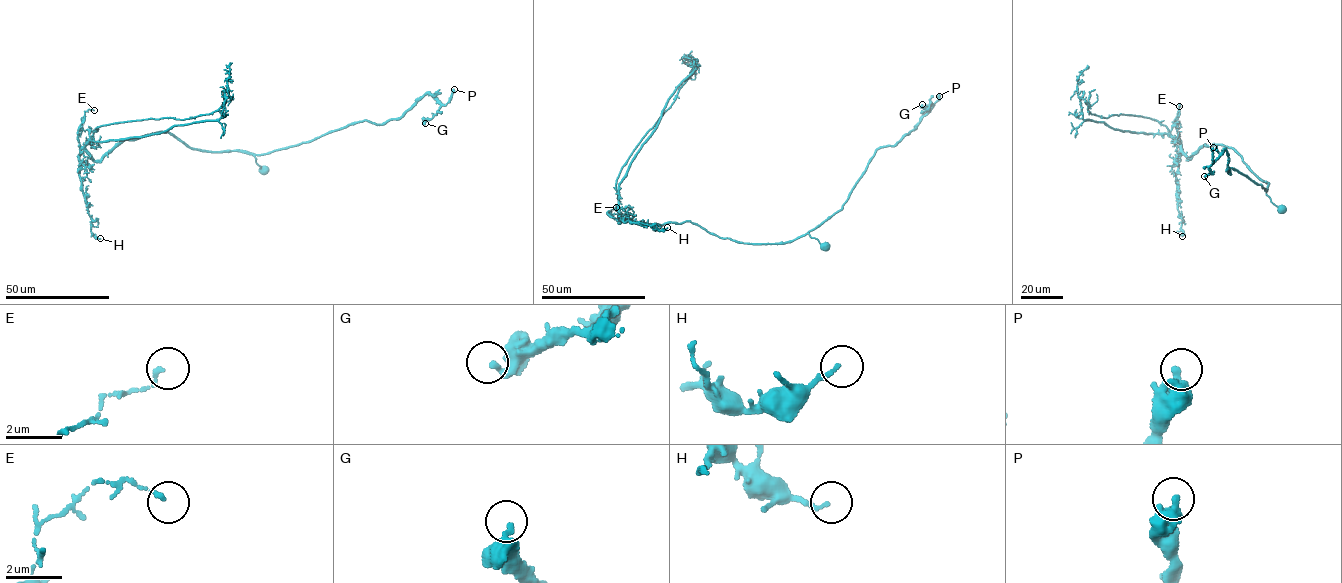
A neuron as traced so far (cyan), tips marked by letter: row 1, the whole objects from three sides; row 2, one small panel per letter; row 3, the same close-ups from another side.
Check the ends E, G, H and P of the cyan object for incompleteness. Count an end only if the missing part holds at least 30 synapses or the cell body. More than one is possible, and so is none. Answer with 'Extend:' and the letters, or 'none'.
Extend: none

